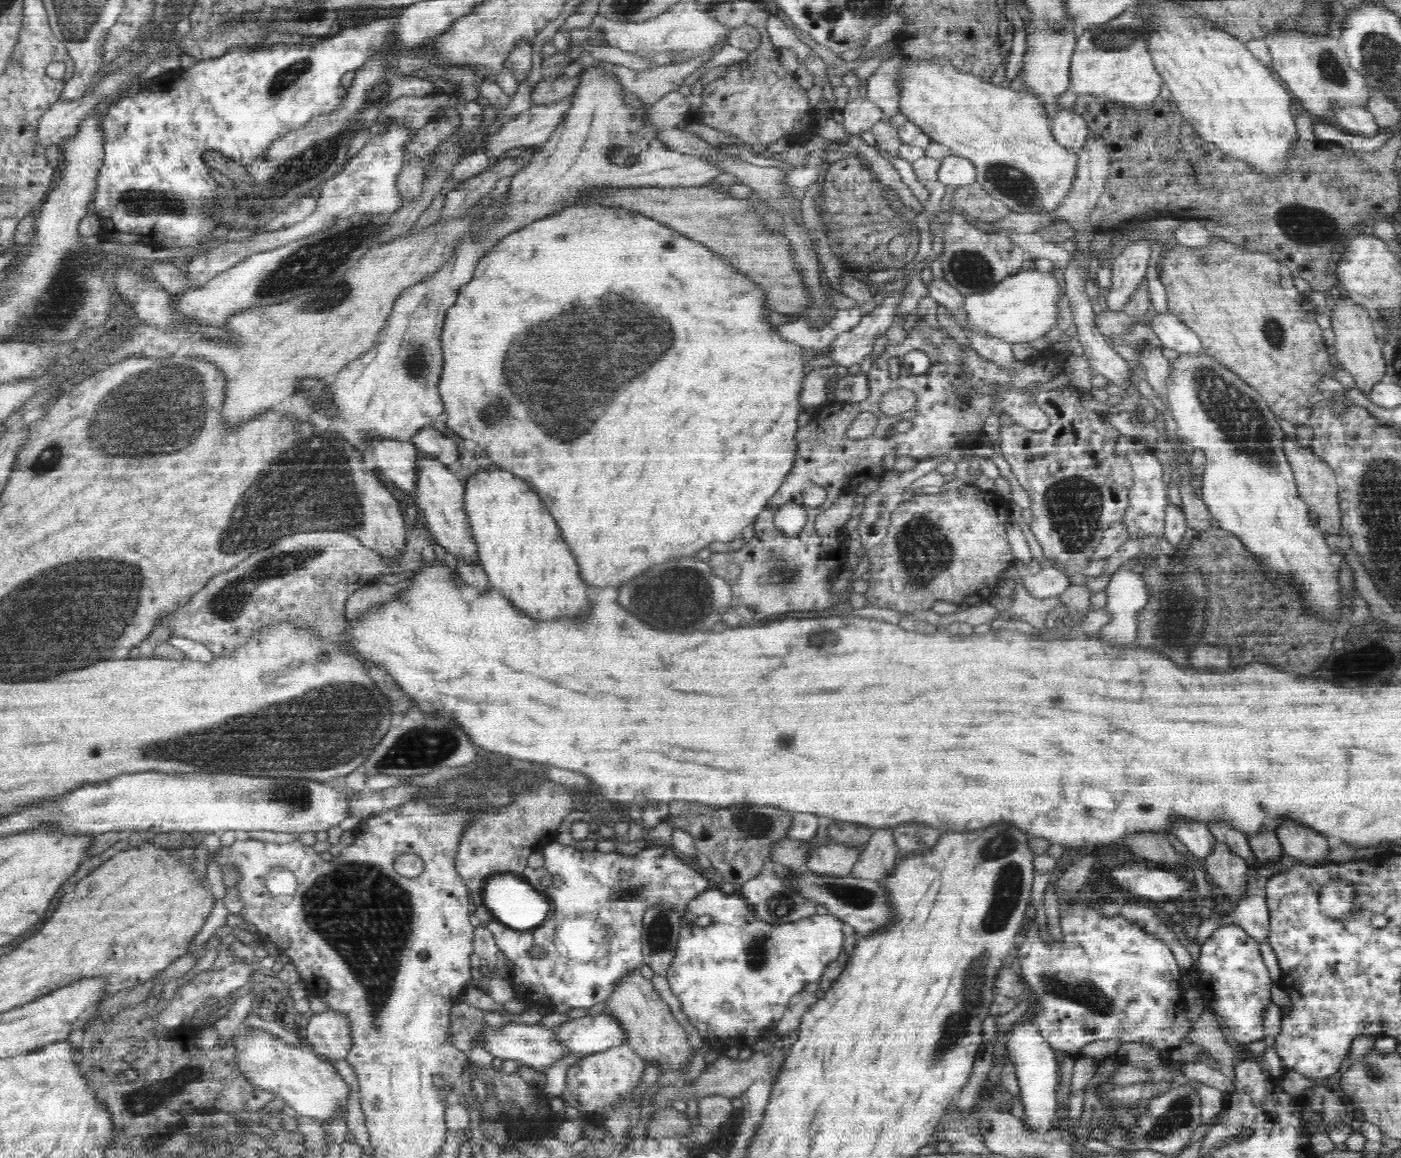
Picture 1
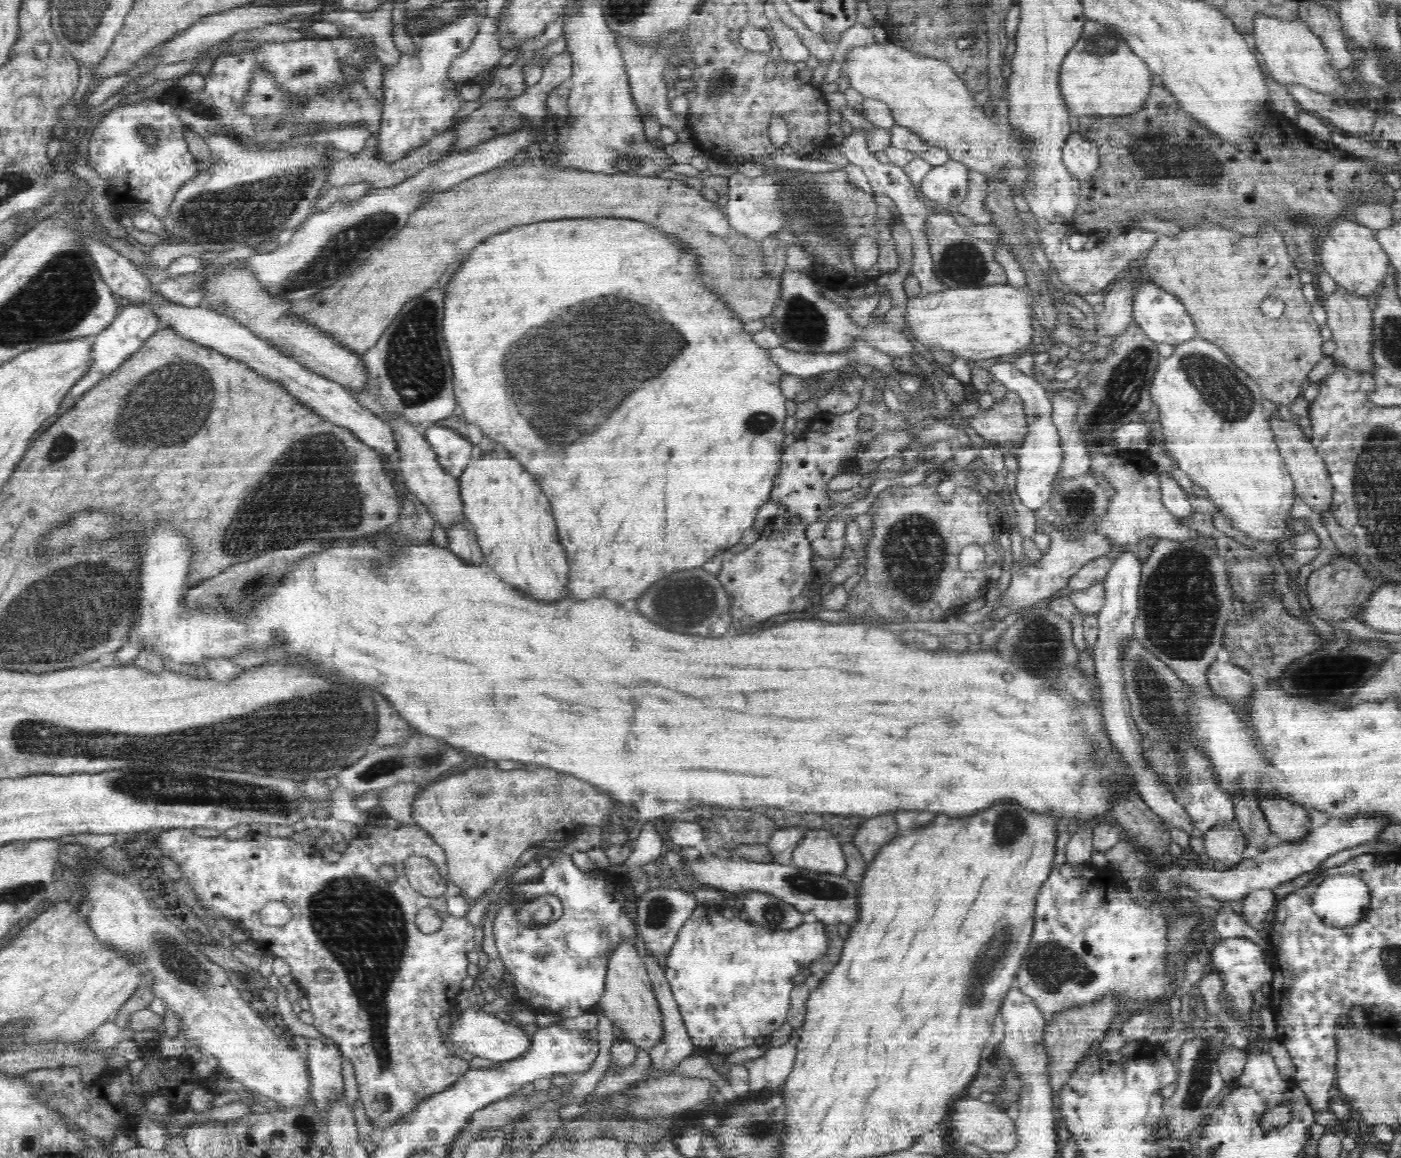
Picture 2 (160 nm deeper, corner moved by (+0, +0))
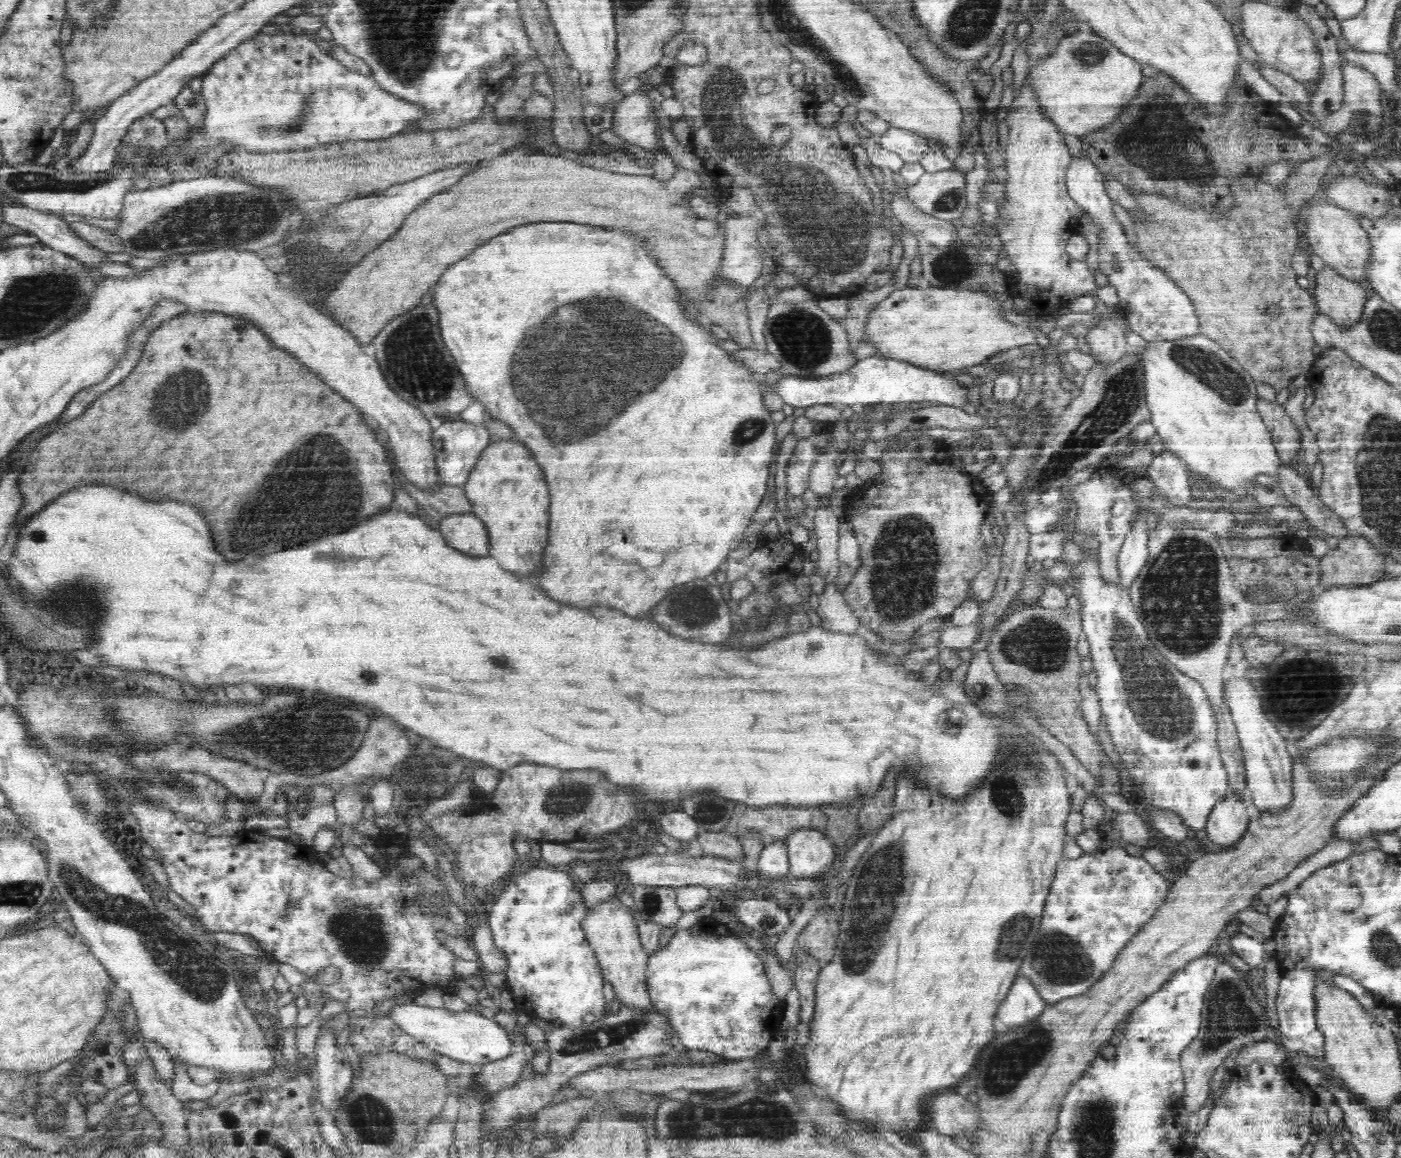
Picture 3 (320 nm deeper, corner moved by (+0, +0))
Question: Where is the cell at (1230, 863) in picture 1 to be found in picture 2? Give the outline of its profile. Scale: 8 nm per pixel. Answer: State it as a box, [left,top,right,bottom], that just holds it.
[1204,827,1246,870]

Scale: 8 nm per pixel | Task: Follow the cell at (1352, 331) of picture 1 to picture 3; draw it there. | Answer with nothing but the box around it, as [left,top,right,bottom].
[1315,267,1368,331]

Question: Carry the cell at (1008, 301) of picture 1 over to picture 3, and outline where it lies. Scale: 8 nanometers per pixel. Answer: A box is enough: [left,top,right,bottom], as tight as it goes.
[863,285,1036,372]

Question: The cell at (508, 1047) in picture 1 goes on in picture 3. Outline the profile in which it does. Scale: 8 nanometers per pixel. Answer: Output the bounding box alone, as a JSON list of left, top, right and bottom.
[390,1003,517,1065]

